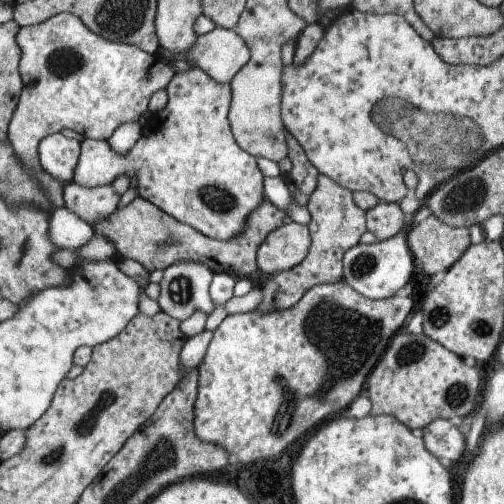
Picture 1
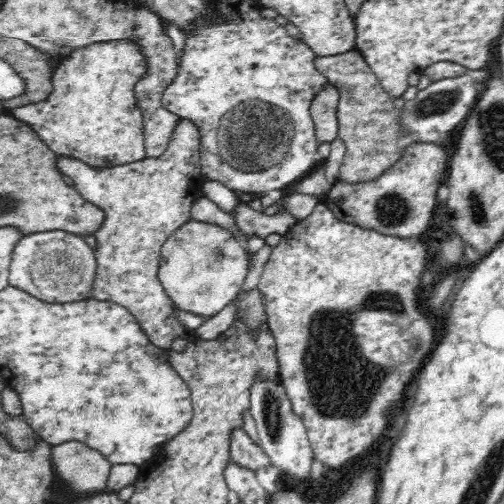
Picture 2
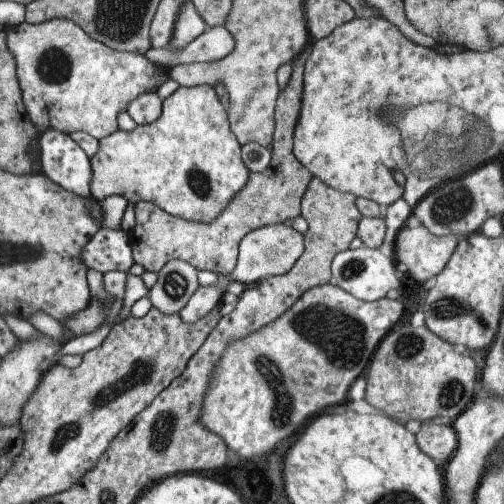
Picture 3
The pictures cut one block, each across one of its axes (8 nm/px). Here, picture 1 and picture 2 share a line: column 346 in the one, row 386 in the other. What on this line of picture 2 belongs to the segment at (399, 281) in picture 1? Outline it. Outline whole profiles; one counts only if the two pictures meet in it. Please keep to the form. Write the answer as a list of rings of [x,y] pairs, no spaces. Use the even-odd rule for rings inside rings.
[[[254,380],[250,390],[250,412],[256,420],[256,430],[260,436],[260,446],[270,458],[272,466],[278,466],[286,476],[298,482],[310,480],[310,466],[314,464],[314,448],[308,438],[308,430],[302,420],[292,412],[290,398],[286,398],[282,380],[278,382],[264,382]]]

